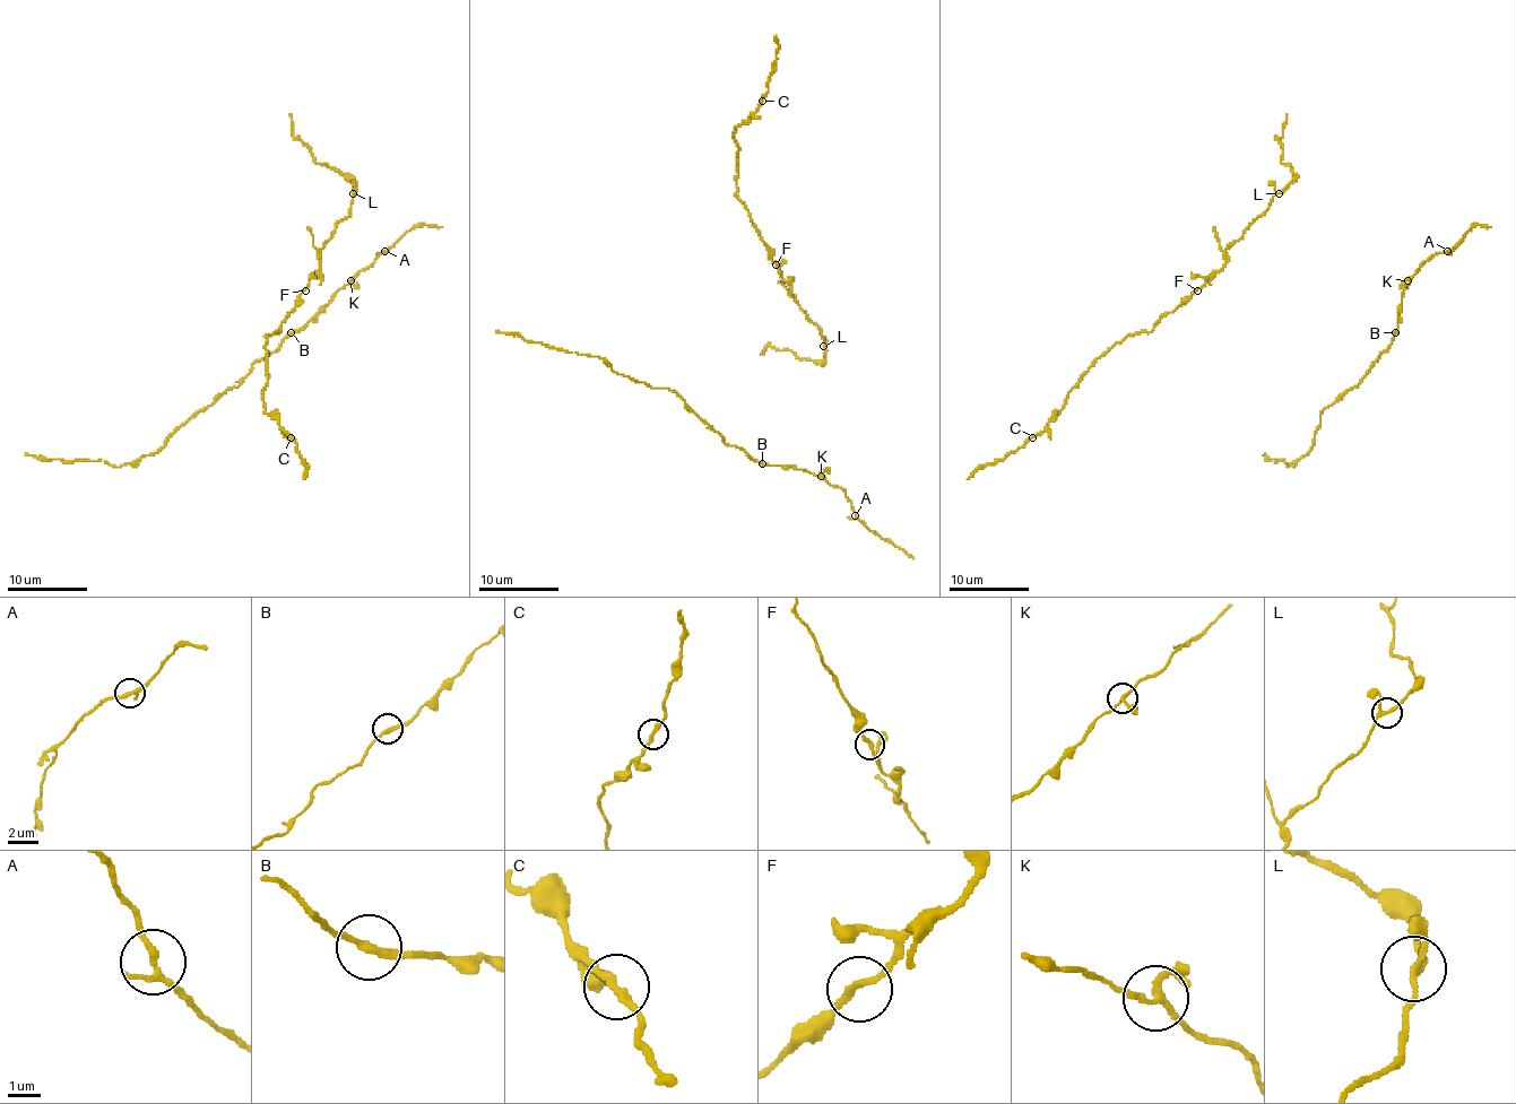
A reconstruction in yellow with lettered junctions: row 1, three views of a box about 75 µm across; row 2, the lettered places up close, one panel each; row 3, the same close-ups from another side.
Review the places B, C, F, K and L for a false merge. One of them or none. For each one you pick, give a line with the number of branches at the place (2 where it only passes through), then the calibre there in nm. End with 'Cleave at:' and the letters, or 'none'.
Cleave at: none

